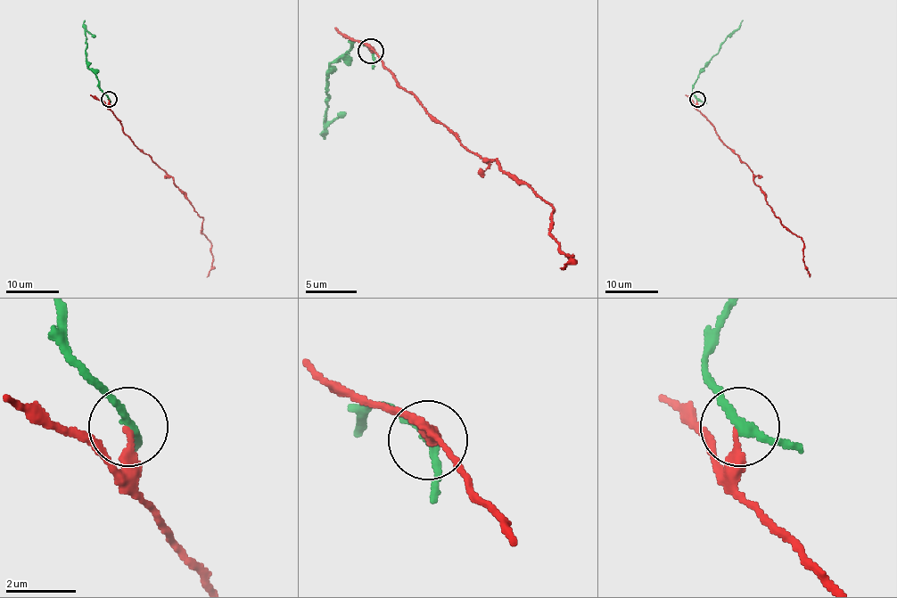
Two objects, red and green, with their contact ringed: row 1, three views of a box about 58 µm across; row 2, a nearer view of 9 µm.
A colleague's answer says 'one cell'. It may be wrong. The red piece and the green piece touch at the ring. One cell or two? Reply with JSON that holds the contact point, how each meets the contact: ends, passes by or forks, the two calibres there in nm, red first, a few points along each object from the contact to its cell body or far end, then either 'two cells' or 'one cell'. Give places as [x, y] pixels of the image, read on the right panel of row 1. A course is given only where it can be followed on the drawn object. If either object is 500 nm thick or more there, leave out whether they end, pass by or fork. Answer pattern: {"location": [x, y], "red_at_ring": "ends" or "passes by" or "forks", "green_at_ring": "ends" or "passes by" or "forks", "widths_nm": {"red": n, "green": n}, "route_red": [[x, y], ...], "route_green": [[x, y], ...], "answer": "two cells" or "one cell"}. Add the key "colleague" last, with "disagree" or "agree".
{"location": [697, 99], "red_at_ring": "ends", "green_at_ring": "passes by", "widths_nm": {"red": 190, "green": 200}, "route_red": [[696, 100], [696, 110], [750, 168], [753, 182], [764, 194], [770, 210], [803, 243], [803, 266], [809, 276]], "route_green": [[696, 100], [692, 89], [698, 73], [743, 20]], "answer": "two cells", "colleague": "disagree"}

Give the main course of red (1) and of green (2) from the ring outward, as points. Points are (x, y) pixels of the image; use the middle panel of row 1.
1: (370, 50), (393, 73), (400, 86), (475, 152), (496, 159), (554, 211), (552, 236), (571, 257), (559, 267)
2: (370, 50), (357, 40), (332, 65), (326, 81), (329, 96), (325, 139)

